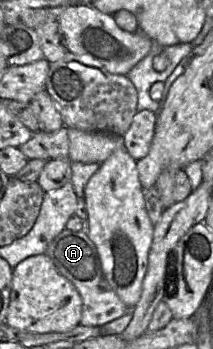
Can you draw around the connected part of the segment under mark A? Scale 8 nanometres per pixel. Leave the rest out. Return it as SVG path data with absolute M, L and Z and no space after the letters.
M65 228L49 243L45 254L79 292L82 299L81 325L102 327L131 311L105 278L97 249L85 231Z

